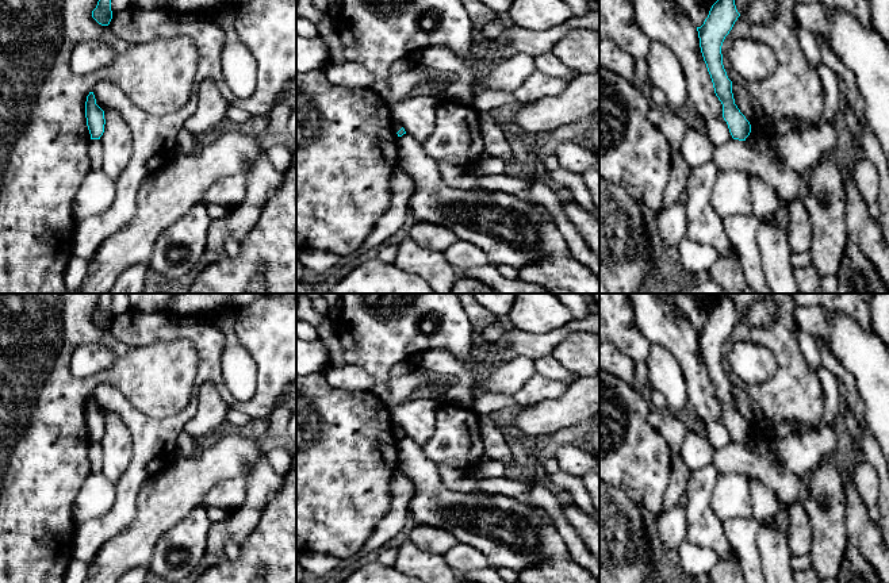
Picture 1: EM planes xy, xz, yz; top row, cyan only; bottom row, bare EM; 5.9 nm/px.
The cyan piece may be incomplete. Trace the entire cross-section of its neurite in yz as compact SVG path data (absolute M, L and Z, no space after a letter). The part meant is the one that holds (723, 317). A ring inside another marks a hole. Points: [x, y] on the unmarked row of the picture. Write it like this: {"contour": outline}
{"contour": "M723 298L710 311L701 330L697 330L700 350L710 377L714 396L723 407L723 421L733 442L746 444L751 427L735 407L732 384L723 368L721 349L740 317L732 298Z"}

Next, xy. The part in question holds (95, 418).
{"contour": "M89 395L85 404L85 421L87 429L91 437L91 442L100 442L104 436L104 414L96 407L93 395Z"}

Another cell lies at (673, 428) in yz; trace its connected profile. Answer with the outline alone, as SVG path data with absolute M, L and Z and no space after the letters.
M666 411L663 415L663 421L658 427L658 432L668 442L671 454L681 454L681 445L689 430L685 422L679 418L679 415Z

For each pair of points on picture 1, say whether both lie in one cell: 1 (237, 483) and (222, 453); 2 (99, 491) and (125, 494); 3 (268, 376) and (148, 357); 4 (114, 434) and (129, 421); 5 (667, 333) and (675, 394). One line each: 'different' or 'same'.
1: different
2: different
3: different
4: different
5: different

